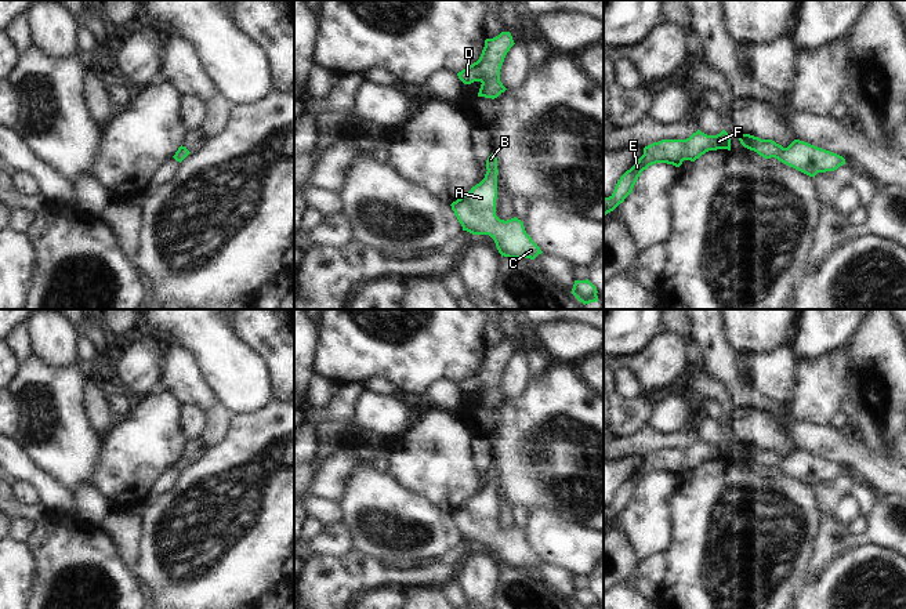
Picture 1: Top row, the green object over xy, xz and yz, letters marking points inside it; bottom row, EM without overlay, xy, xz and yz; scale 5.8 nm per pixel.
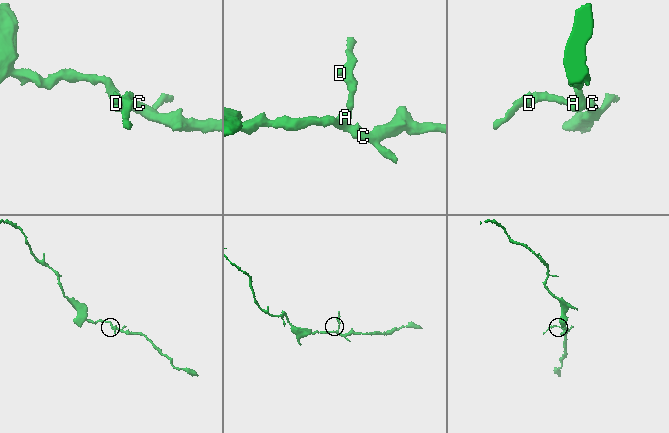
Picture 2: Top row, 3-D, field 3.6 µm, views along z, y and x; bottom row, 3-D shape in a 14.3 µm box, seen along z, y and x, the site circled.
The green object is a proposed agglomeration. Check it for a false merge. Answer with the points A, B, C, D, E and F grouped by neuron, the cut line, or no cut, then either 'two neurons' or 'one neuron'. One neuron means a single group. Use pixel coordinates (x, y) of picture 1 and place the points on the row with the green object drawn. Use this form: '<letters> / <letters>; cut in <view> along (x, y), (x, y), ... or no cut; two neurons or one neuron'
A B C D E F; no cut; one neuron

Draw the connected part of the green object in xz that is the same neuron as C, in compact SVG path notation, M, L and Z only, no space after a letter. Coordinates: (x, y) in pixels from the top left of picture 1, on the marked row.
M494 152L486 160L485 178L453 202L452 210L463 226L472 235L489 235L501 254L508 258L534 260L543 251L526 233L517 217L500 220L496 215L497 157Z

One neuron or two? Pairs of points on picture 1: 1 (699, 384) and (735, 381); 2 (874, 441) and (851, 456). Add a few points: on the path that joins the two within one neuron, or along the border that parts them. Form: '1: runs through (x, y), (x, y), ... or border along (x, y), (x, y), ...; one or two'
1: border along (703, 365), (725, 388), (735, 406); two
2: border along (856, 437), (870, 450), (891, 460); two

